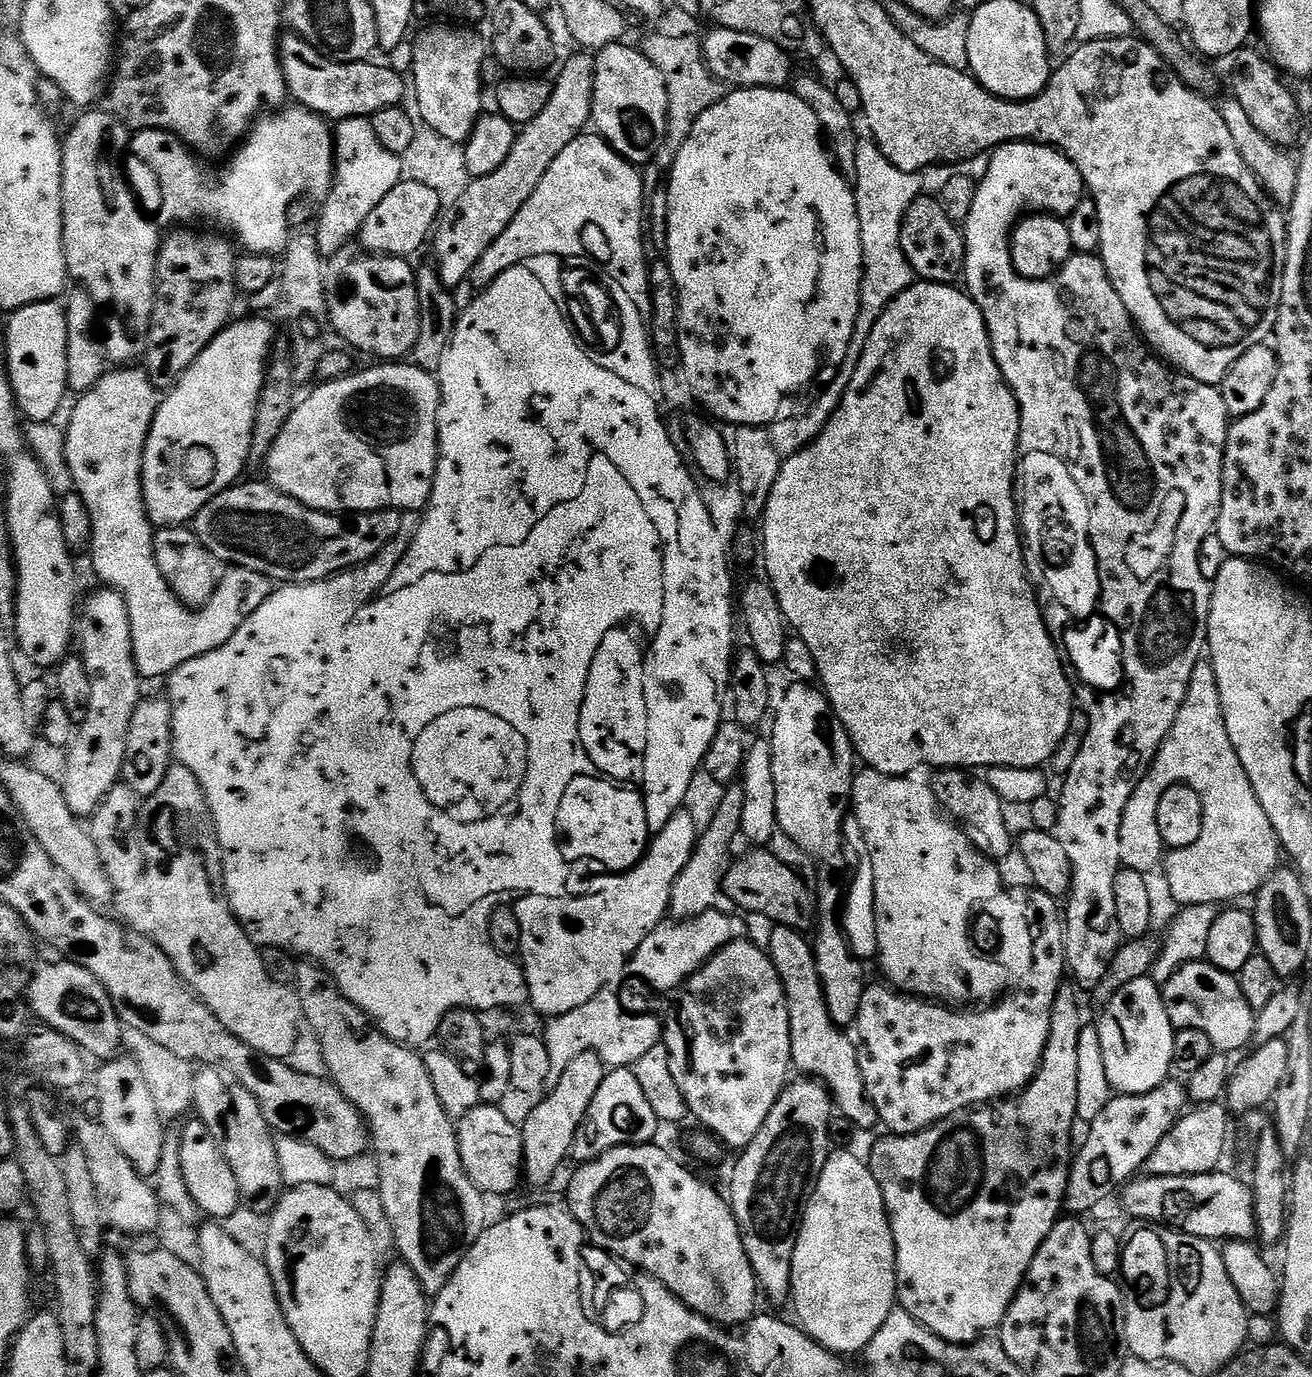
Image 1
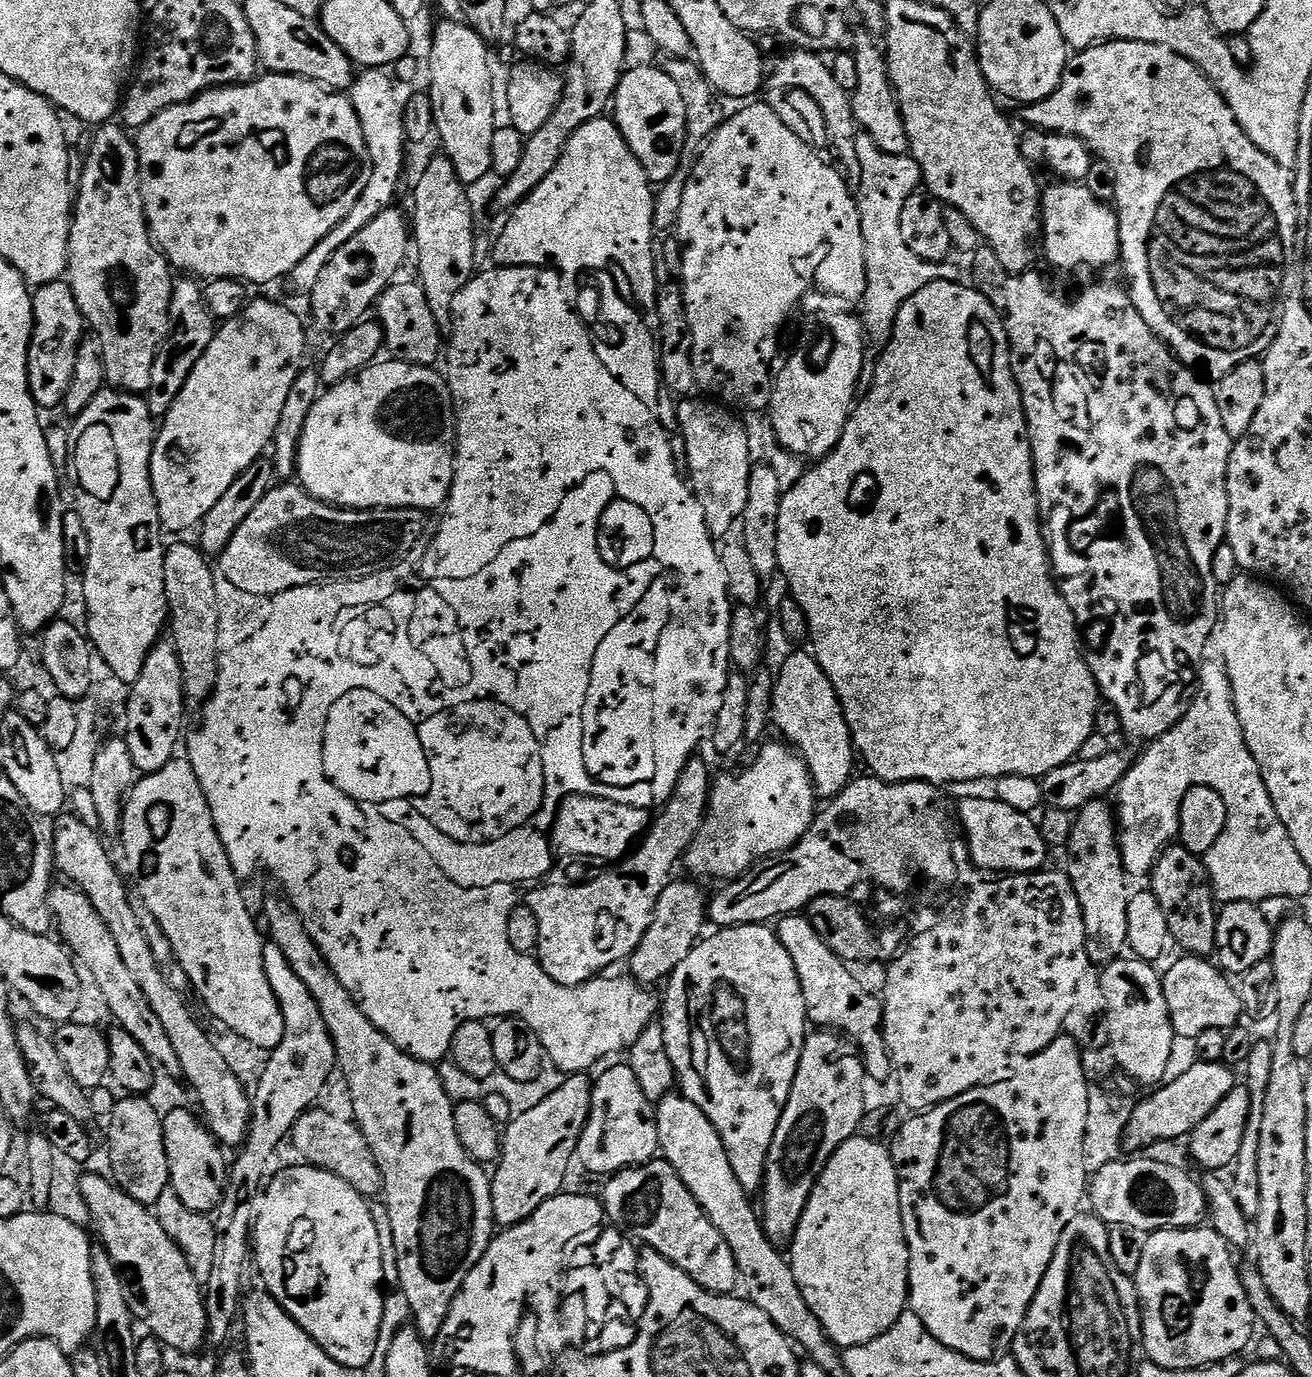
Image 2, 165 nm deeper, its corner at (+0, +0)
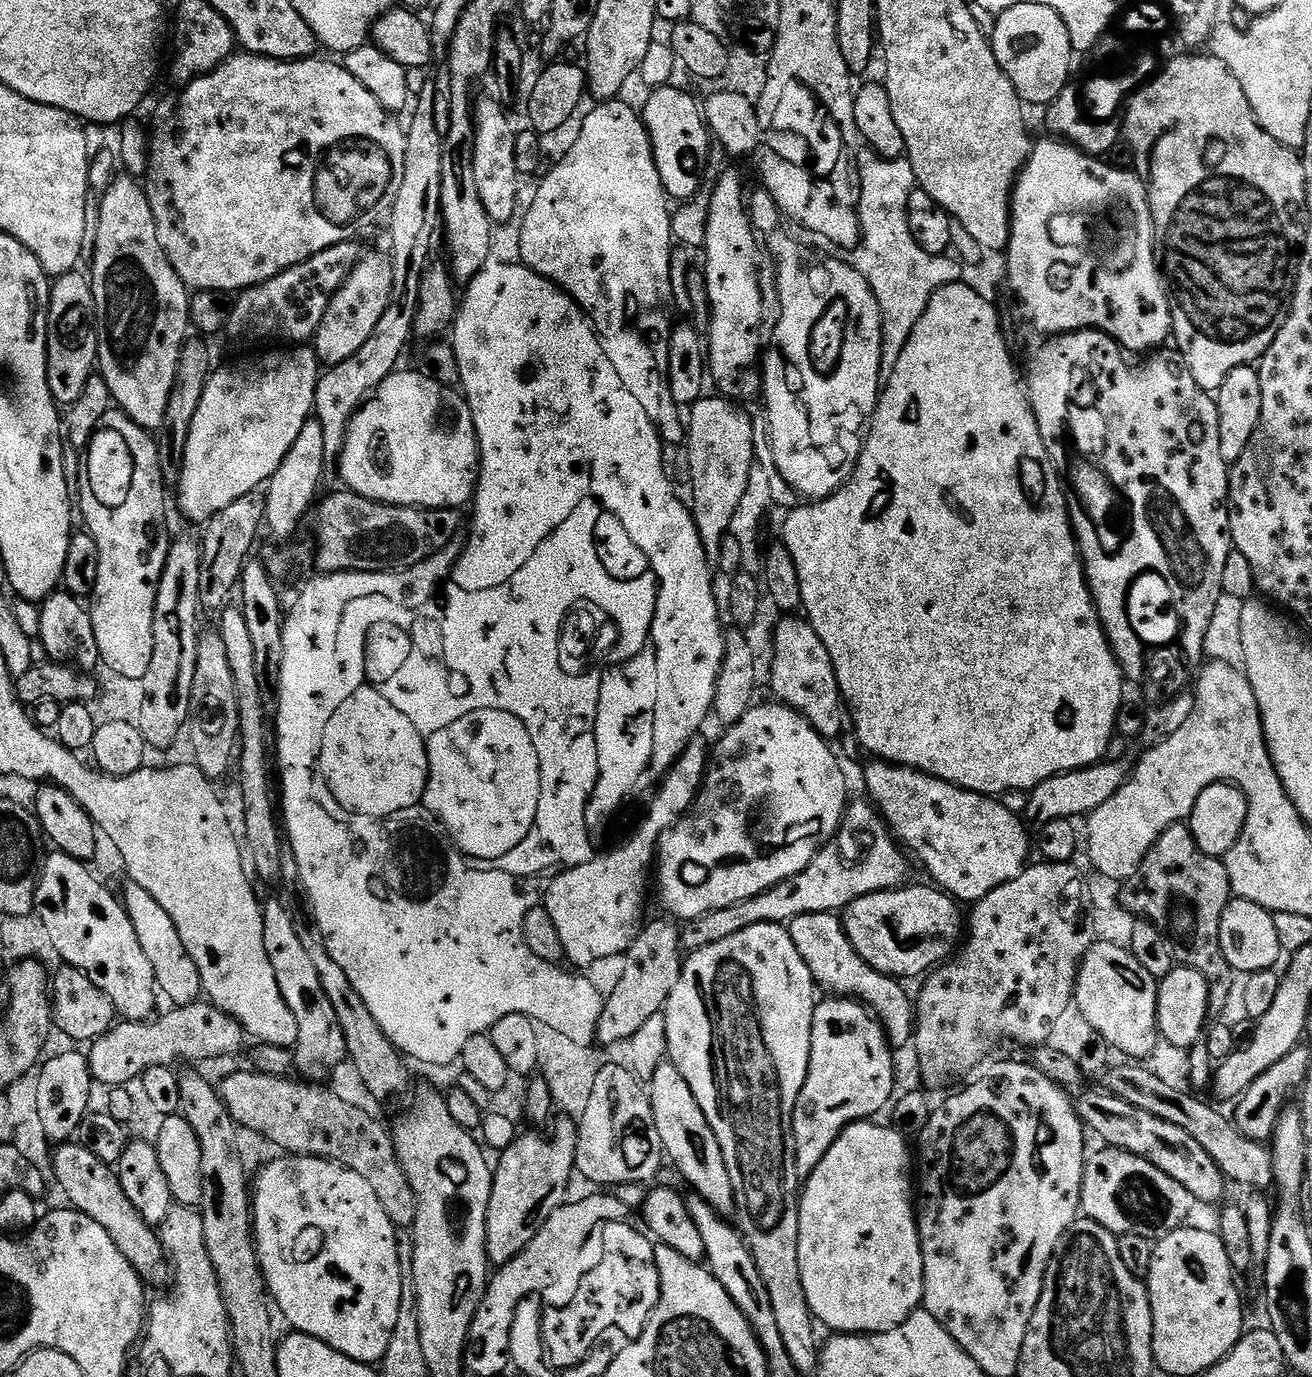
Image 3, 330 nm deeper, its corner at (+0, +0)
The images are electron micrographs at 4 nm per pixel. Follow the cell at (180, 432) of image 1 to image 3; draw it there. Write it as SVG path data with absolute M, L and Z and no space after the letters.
M292 346L284 351L288 352L266 353L260 360L260 368L256 364L244 364L241 368L217 367L212 375L208 377L206 390L202 390L202 402L198 402L198 410L194 413L194 422L190 422L190 434L186 438L186 454L182 462L178 485L180 508L190 519L207 522L211 520L214 514L226 510L226 506L230 506L230 502L242 498L242 494L250 494L257 491L261 486L267 485L268 479L274 474L274 470L278 470L278 466L282 466L282 458L286 458L290 446L294 446L294 441L298 438L298 433L302 430L302 426L306 426L306 422L313 419L316 407L316 387L322 375L322 365L316 359L315 351L311 347Z

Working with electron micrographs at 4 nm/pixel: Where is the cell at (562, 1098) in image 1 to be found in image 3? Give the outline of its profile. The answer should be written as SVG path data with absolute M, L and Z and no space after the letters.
M575 1119L560 1120L552 1132L552 1144L544 1140L532 1140L527 1144L520 1138L512 1147L499 1153L500 1161L494 1164L490 1206L486 1214L488 1259L493 1265L510 1262L530 1246L547 1219L565 1203L568 1183L576 1172L577 1131Z

